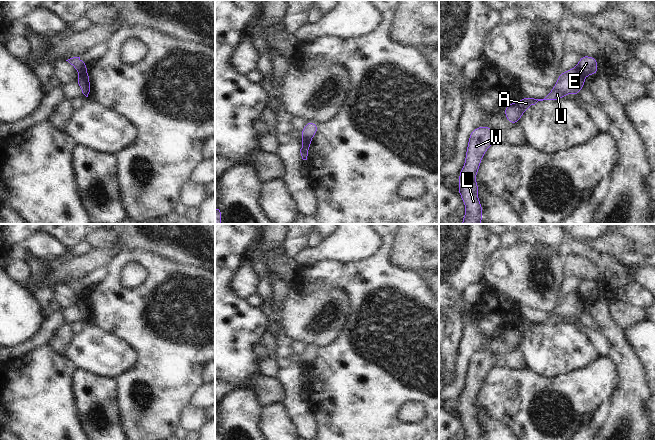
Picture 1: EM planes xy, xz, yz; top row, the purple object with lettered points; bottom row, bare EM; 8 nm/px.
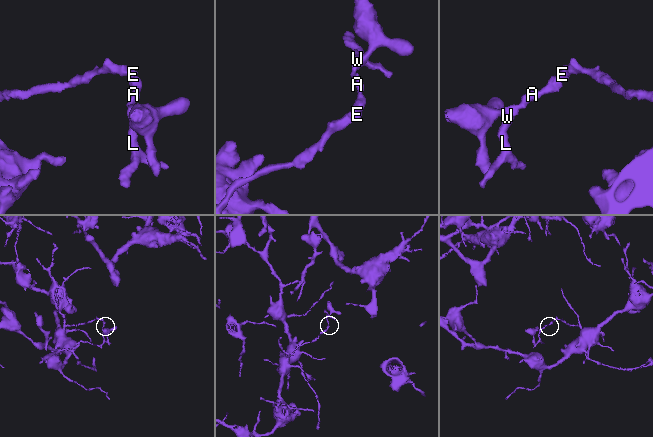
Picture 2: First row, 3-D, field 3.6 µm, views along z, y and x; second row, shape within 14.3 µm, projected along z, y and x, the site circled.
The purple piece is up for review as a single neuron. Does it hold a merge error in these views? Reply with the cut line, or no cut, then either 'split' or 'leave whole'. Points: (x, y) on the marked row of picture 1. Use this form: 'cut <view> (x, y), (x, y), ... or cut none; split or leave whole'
cut yz (575, 67), (584, 77); split

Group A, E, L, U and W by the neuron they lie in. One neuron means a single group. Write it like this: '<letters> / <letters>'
A L U W / E

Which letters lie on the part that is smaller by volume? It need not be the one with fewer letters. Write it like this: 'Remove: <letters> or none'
Remove: A, L, U, W.

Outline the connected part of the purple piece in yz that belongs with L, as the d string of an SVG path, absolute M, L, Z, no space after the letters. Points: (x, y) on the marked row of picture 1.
M482 125L469 135L465 163L459 172L458 192L465 205L465 215L461 224L480 224L483 208L477 196L479 186L475 180L482 158L488 148L497 143L497 133Z

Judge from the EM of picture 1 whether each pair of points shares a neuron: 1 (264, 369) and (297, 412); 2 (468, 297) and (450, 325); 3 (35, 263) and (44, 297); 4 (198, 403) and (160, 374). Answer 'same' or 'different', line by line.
1: different
2: different
3: same
4: different

